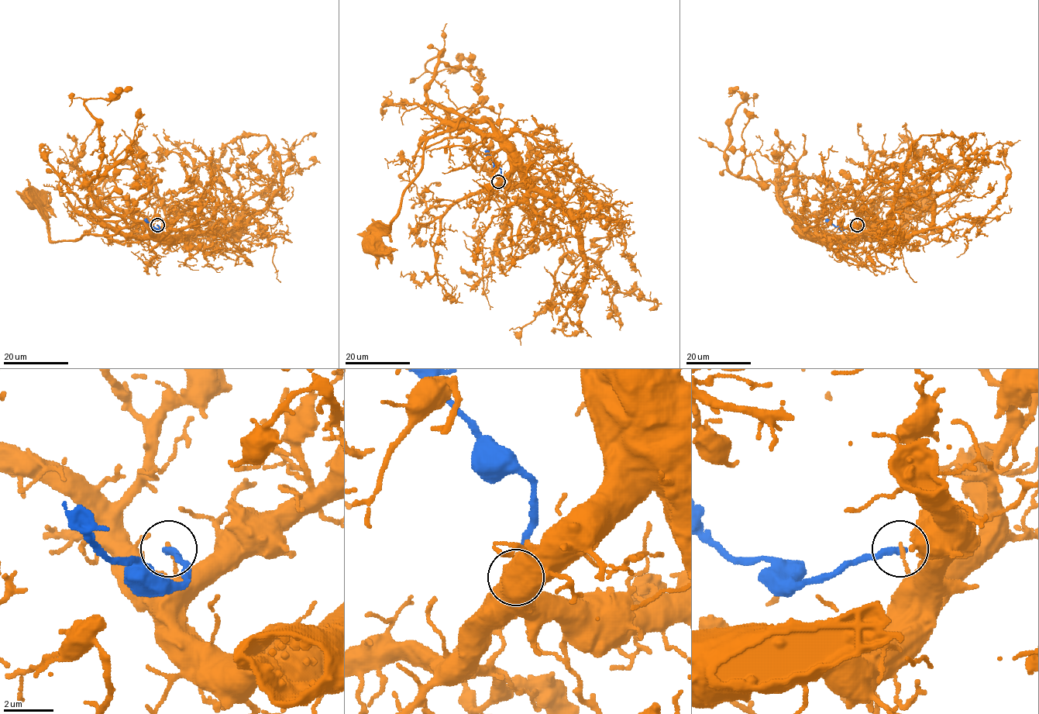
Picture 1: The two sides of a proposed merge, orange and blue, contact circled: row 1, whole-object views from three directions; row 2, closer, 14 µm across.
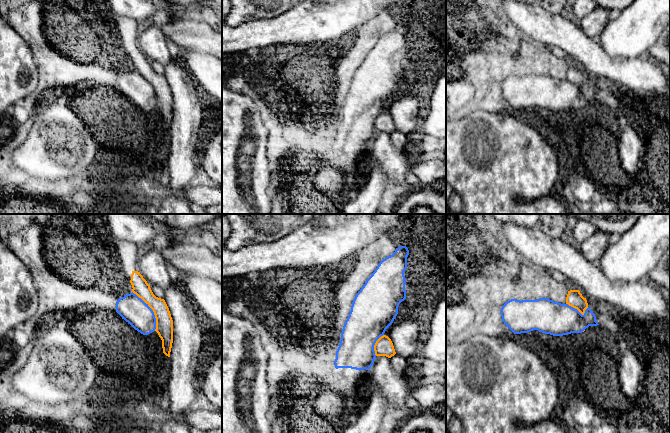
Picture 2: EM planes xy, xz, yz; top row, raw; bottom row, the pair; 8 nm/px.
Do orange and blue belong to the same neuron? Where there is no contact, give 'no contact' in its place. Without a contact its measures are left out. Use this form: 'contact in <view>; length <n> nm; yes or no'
contact in xy; length 360 nm; no

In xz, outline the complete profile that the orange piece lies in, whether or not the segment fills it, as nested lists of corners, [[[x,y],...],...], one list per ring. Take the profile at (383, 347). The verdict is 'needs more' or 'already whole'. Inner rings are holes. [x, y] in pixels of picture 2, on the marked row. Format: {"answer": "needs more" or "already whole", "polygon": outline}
{"answer": "already whole", "polygon": [[[383,335],[381,336],[374,345],[374,351],[376,356],[386,356],[391,358],[396,354],[391,339]]]}

